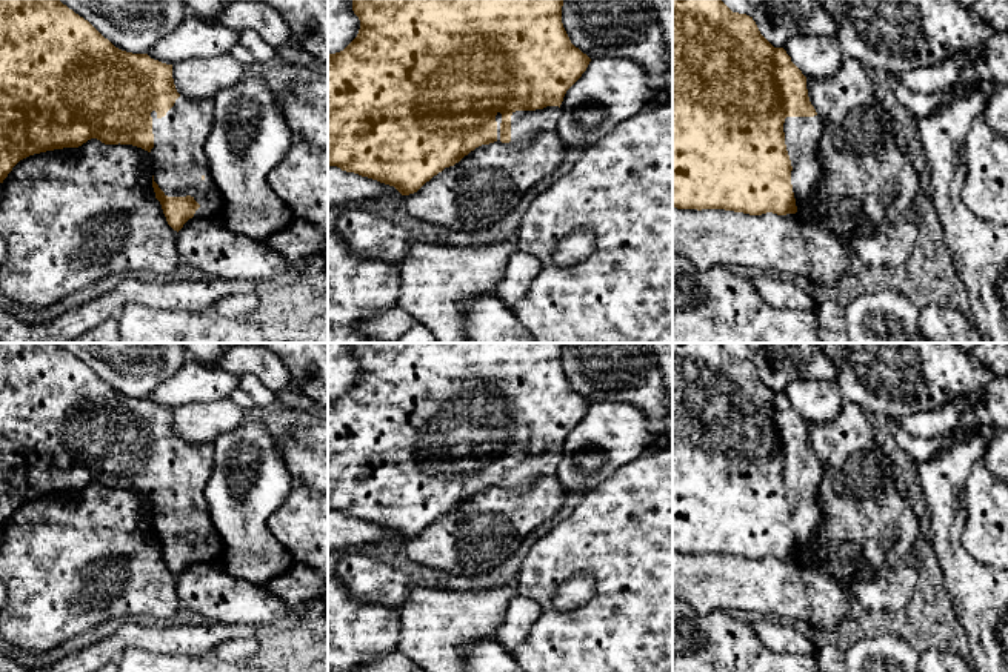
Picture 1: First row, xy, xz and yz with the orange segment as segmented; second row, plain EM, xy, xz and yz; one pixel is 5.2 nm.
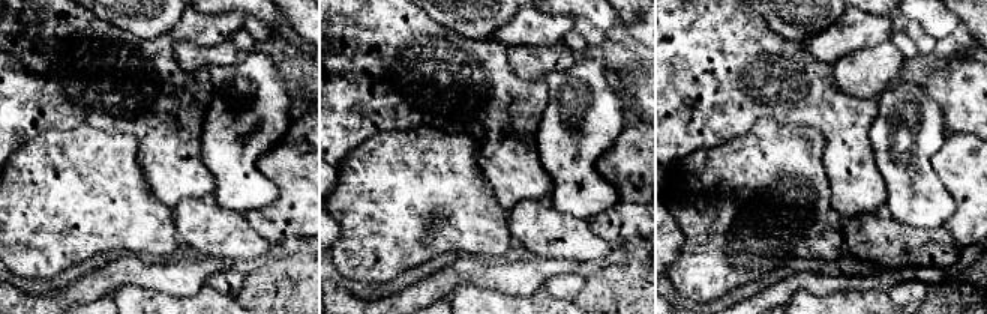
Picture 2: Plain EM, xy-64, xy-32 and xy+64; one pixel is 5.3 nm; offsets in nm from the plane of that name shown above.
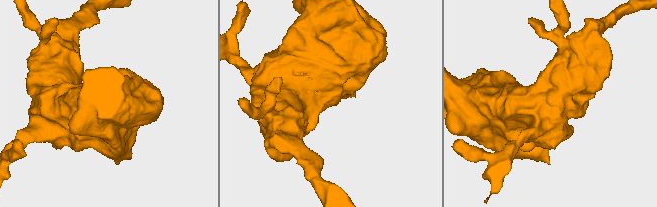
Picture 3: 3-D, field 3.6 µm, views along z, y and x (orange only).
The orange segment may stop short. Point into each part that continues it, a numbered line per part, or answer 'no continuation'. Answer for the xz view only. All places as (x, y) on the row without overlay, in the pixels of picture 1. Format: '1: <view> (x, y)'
1: xz (525, 469)

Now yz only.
1: yz (802, 479)

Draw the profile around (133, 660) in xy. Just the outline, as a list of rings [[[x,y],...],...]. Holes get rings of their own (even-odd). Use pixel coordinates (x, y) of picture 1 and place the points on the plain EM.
[[[126,649],[117,661],[118,672],[255,672],[246,664],[226,663],[214,650],[200,657],[151,654]]]

